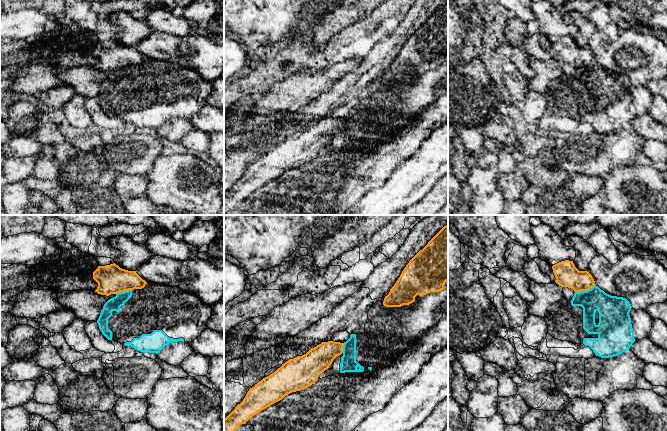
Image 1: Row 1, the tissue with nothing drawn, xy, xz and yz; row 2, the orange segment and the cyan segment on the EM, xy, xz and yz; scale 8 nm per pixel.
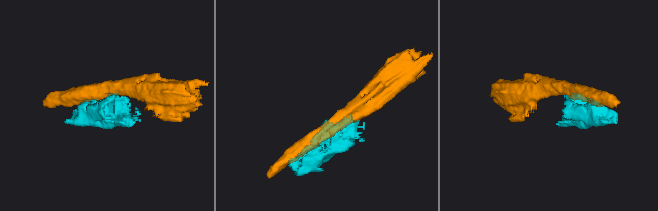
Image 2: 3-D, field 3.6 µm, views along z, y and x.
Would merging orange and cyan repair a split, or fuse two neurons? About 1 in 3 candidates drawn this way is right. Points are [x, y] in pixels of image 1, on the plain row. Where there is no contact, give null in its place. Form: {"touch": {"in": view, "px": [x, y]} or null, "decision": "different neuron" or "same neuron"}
{"touch": {"in": "yz", "px": [585, 66]}, "decision": "different neuron"}

